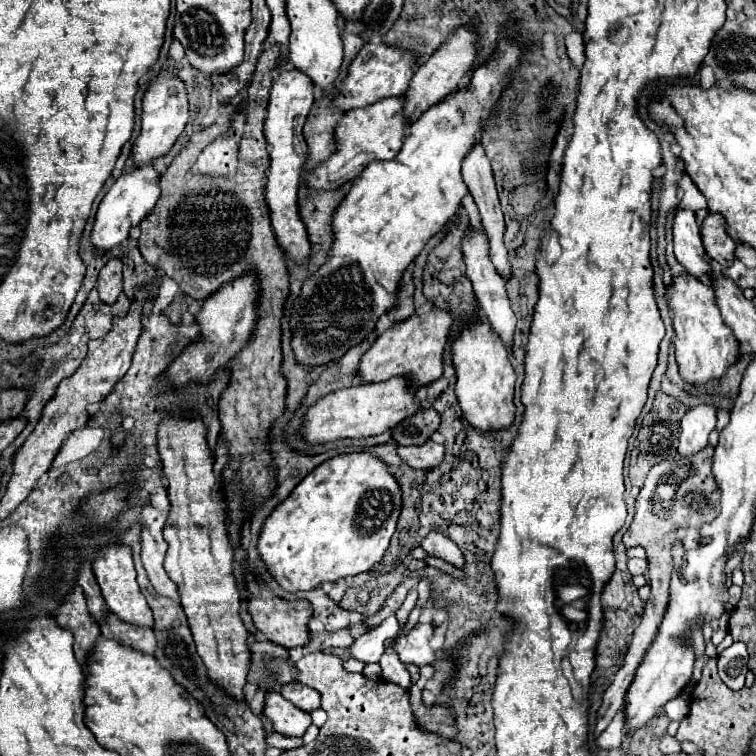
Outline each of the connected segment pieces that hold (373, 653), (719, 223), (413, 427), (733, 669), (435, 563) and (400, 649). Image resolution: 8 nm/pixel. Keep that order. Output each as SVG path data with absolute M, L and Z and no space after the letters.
M389 615L381 625L355 639L355 643L351 645L351 653L355 659L361 659L365 663L377 663L385 651L383 649L385 641L397 635L399 635L399 621L395 615Z
M707 215L701 225L701 239L707 255L721 267L733 265L735 261L735 241L727 235L727 223L721 215Z
M425 409L421 413L415 413L413 417L405 419L405 429L403 423L399 423L393 429L393 439L399 445L423 445L441 425L441 417L435 409Z
M741 641L733 643L719 655L719 677L727 687L737 691L745 685L745 673L749 671L747 661L749 661L747 645L743 645Z
M427 556L424 559L425 563L428 566L431 567L435 567L437 569L440 569L450 575L452 575L454 578L461 578L462 576L464 576L464 573L462 570L457 569L456 567L454 567L453 565L443 561L440 558L437 557L431 557L431 556Z
M417 623L407 635L399 635L397 639L397 653L403 663L415 665L433 665L437 653L429 647L429 641L435 633L433 623Z

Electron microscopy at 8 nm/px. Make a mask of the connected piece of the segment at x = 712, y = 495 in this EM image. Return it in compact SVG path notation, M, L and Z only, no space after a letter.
M707 445L703 451L691 457L677 457L669 461L661 461L655 465L645 479L645 485L639 491L639 497L635 501L635 515L631 521L631 527L623 535L625 547L635 547L641 545L647 551L647 561L649 561L649 585L651 585L651 597L645 603L641 623L633 633L633 639L629 643L629 651L625 653L625 663L617 671L615 681L603 695L603 703L597 711L597 725L595 725L595 737L599 737L615 713L623 707L625 703L625 693L635 677L635 669L639 667L645 649L651 645L659 621L663 619L667 601L669 601L669 579L673 571L673 557L671 557L671 547L675 540L683 541L686 550L692 549L692 542L700 541L699 530L704 523L715 519L719 513L719 501L717 501L717 487L711 475L711 457L713 457L713 447Z

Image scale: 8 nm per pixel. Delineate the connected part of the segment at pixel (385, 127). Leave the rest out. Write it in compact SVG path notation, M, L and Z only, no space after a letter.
M399 95L399 97L379 99L375 101L375 105L369 105L369 107L347 111L335 127L337 153L331 155L319 167L315 167L315 171L307 175L307 183L315 189L329 189L331 177L337 177L337 185L343 185L347 181L353 181L365 169L367 163L393 159L399 153L407 137L407 129L411 125L411 121L403 113L403 105L405 105L405 95Z

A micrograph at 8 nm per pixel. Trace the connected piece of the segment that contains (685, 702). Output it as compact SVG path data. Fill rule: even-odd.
M683 691L681 697L671 699L671 703L665 705L665 713L667 713L667 717L673 719L673 721L681 721L681 719L685 719L687 713L689 713L689 699L691 699L691 695L689 695L687 691Z

